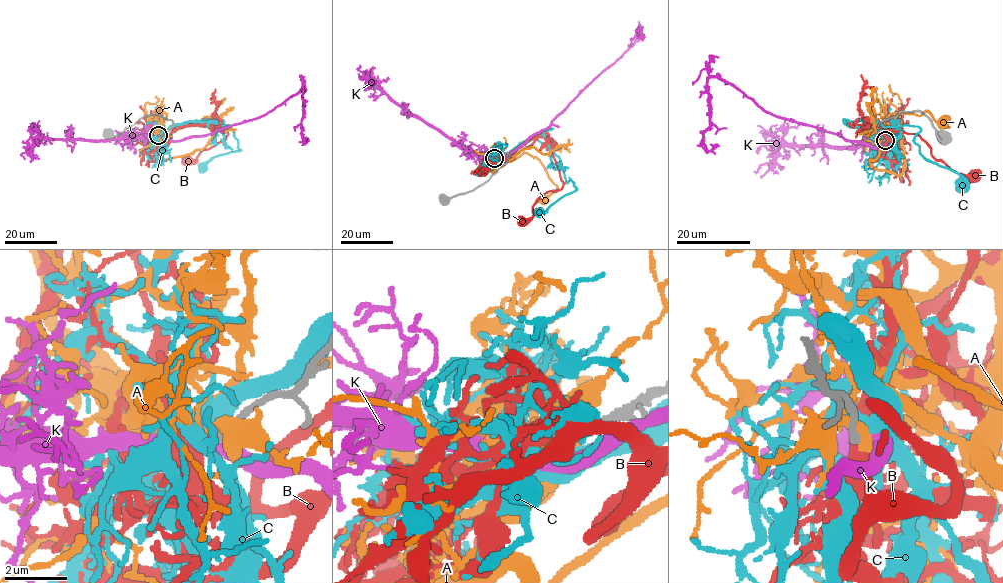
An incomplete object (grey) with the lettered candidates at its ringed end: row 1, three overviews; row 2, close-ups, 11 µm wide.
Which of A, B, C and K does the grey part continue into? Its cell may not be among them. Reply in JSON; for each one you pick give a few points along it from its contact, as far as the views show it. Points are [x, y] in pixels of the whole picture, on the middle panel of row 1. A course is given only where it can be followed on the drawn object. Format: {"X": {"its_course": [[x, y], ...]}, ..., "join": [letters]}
{"K": {"its_course": [[494, 157], [500, 159], [515, 151], [546, 129], [639, 38], [641, 34], [637, 34], [637, 29], [642, 40]]}, "join": ["K"]}

